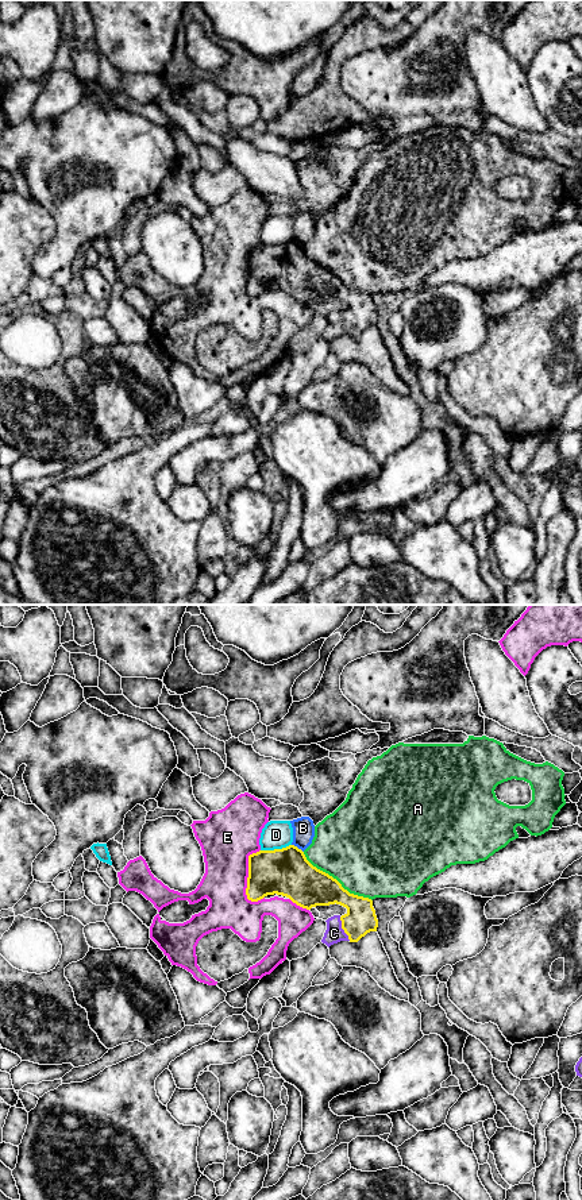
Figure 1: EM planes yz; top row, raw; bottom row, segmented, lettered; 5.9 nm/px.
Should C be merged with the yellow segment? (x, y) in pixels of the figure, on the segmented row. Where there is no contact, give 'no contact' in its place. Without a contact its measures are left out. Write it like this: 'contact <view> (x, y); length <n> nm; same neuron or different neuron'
contact yz (342, 928); length 160 nm; same neuron

